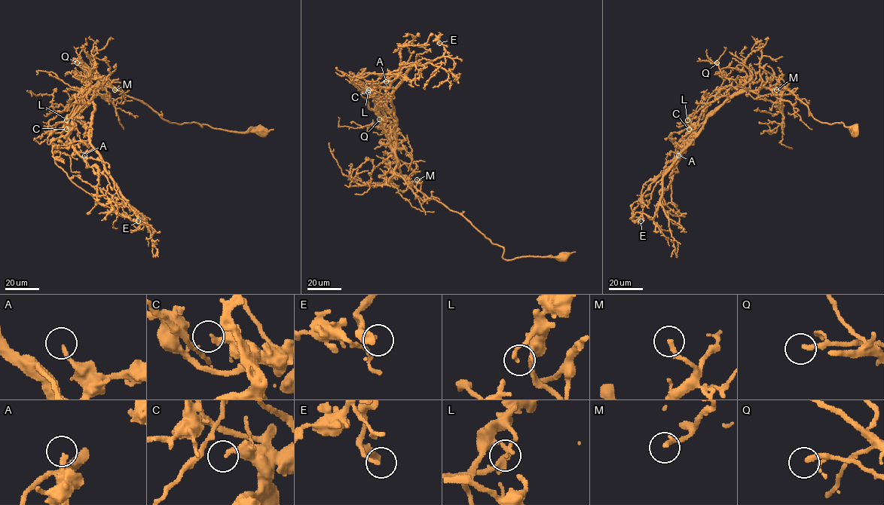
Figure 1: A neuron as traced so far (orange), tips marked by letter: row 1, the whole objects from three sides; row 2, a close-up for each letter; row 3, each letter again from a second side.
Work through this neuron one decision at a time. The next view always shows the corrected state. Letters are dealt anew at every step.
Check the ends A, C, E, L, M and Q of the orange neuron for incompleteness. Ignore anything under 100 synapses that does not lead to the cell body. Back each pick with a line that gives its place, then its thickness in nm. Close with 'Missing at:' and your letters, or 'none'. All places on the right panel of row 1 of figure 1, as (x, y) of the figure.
Missing at: none

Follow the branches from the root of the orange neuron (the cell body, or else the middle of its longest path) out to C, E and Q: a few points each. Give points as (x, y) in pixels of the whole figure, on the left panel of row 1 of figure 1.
C: (261, 132), (263, 129), (233, 132), (195, 122), (169, 123), (99, 77), (93, 90), (96, 96), (66, 129)
E: (261, 132), (169, 123), (99, 77), (93, 90), (90, 144), (129, 206), (144, 216), (139, 213), (138, 221)
Q: (261, 132), (169, 123), (99, 77), (90, 89), (90, 70), (77, 62)

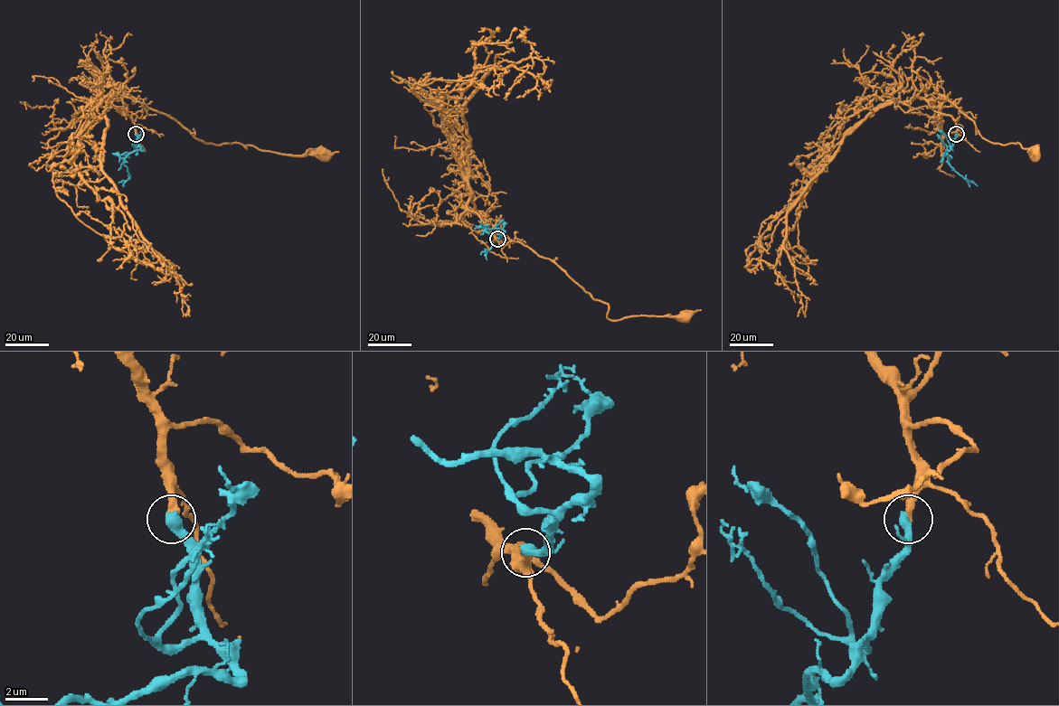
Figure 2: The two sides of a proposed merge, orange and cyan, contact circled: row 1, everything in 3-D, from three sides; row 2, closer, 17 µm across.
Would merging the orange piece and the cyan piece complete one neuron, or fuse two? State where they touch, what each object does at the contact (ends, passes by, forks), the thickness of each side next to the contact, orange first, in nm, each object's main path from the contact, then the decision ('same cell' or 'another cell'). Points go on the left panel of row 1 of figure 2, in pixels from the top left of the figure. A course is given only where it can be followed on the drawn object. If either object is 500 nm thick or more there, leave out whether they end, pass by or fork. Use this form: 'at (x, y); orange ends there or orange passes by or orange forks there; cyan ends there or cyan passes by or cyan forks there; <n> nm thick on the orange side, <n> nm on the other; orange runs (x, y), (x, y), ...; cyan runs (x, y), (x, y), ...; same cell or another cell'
at (136, 134); 360 nm thick on the orange side, 550 nm on the other; orange runs (136, 134), (133, 120), (118, 109), (128, 95), (201, 140), (322, 155); cyan runs (136, 134), (142, 150), (131, 151), (125, 158), (124, 164), (130, 177), (124, 181), (125, 185); same cell

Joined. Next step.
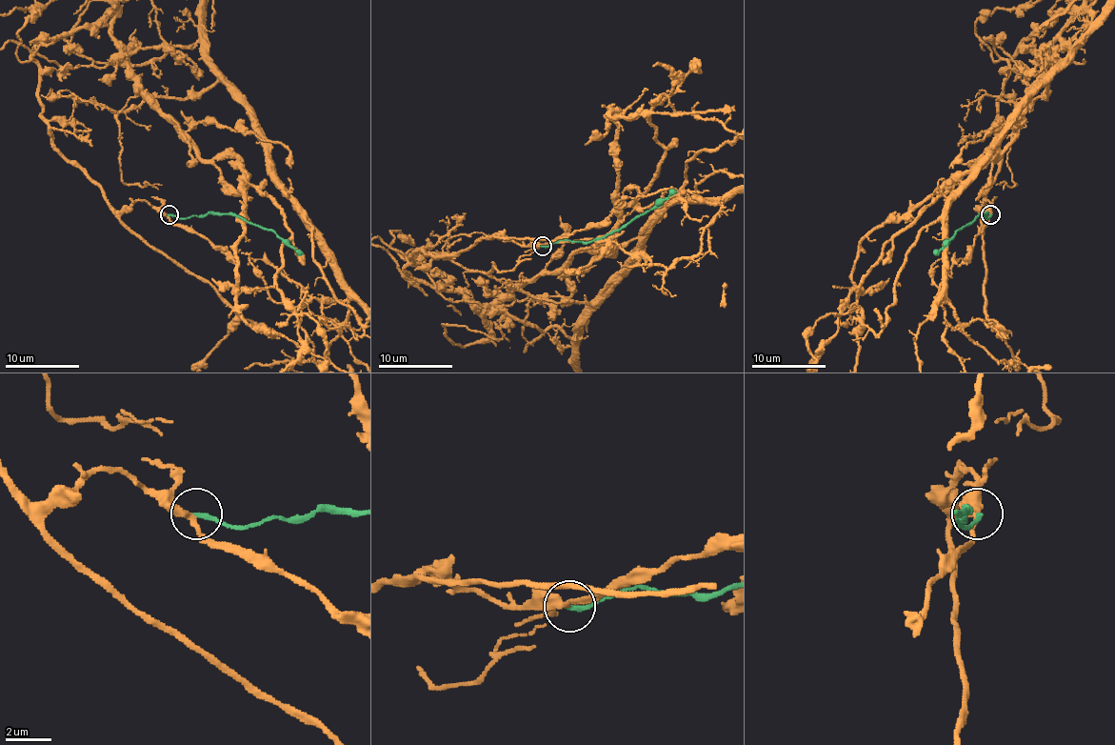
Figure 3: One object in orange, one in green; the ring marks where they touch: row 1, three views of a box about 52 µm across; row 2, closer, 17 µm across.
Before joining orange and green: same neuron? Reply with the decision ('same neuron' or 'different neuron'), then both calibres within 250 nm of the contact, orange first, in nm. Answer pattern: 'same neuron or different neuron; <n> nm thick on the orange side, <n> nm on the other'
different neuron; 280 nm thick on the orange side, 220 nm on the other

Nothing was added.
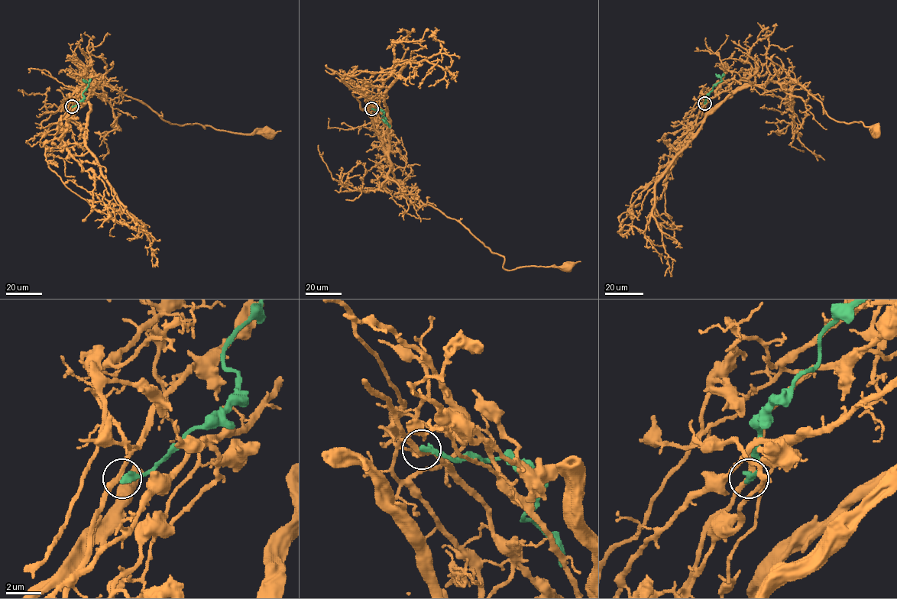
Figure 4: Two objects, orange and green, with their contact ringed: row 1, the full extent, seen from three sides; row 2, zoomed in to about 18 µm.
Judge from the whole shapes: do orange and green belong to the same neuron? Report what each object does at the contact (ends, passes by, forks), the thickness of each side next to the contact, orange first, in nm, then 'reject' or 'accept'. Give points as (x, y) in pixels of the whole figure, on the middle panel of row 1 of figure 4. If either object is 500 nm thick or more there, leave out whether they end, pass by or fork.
orange passes by; green ends; calibres 280 and 400 nm; reject

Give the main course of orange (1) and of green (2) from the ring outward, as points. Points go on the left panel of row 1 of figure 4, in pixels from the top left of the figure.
1: (72, 106), (79, 95), (92, 96), (95, 75), (172, 124), (267, 134)
2: (72, 106), (84, 97), (82, 93), (88, 85), (82, 79)

